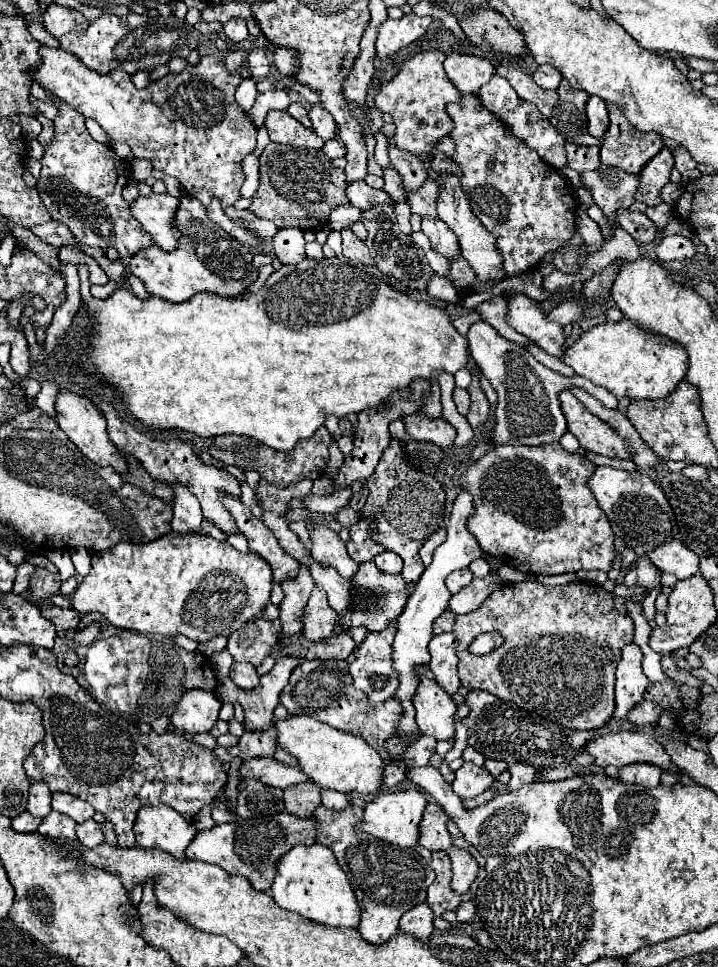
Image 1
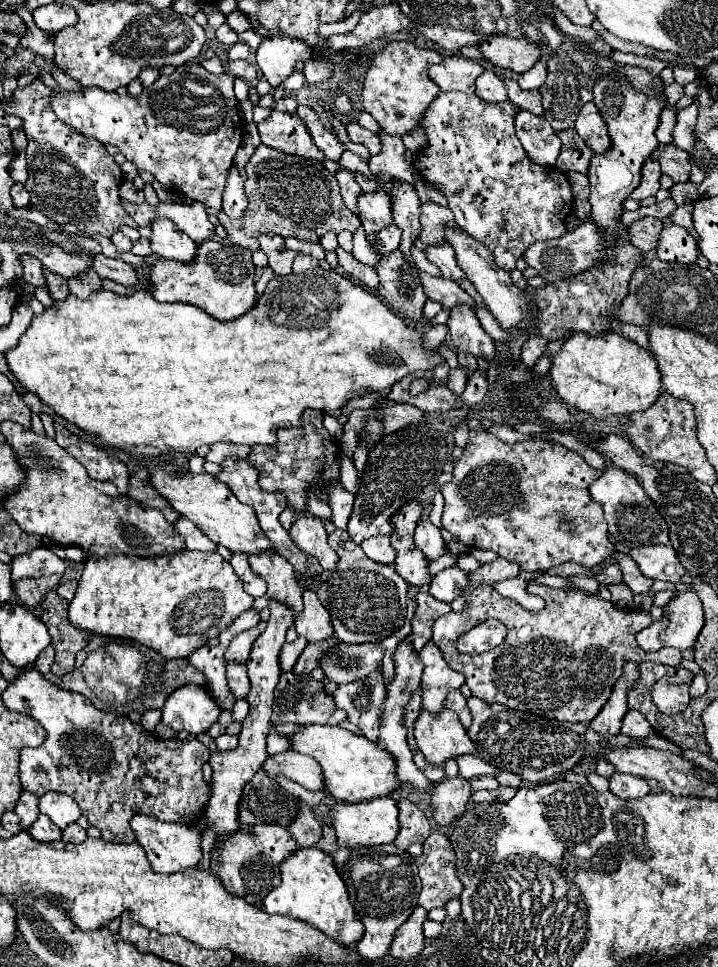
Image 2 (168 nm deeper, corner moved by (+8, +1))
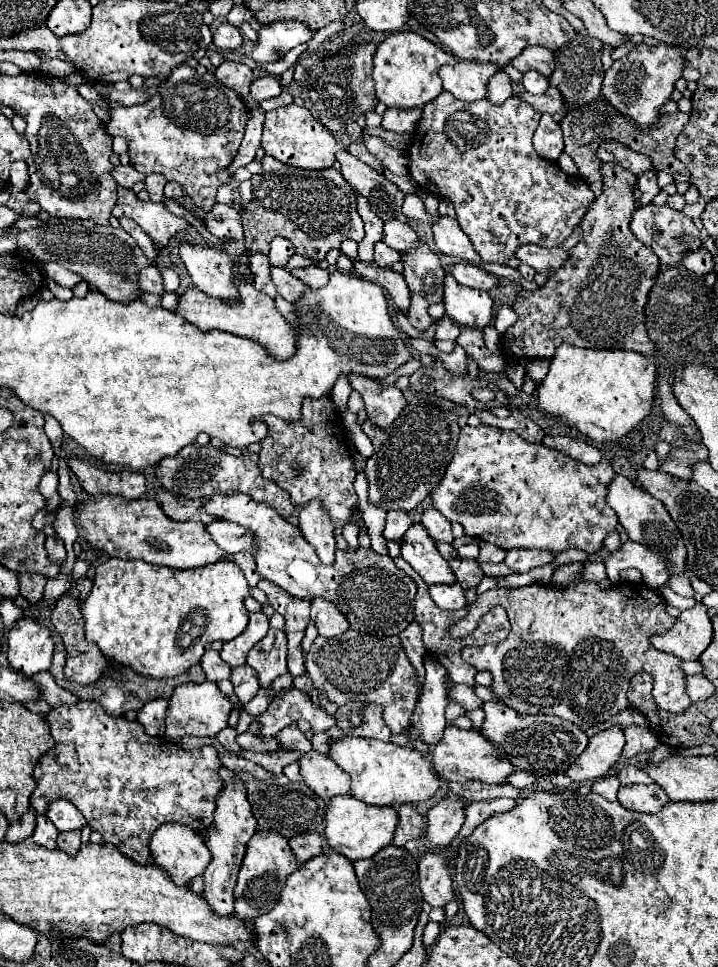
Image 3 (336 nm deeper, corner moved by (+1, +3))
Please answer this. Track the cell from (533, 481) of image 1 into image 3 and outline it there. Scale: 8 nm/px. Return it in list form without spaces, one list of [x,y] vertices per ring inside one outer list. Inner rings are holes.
[[[465,426],[461,428],[453,460],[449,462],[443,480],[431,492],[431,502],[447,520],[459,522],[465,534],[487,540],[503,550],[545,548],[559,554],[569,548],[581,548],[589,554],[595,554],[603,546],[603,538],[613,532],[619,522],[617,514],[605,500],[613,476],[615,472],[605,460],[587,466],[543,444],[525,442],[511,430]]]

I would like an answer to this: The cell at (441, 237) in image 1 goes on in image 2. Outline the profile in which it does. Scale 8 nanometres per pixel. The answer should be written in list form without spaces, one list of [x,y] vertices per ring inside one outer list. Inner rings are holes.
[[[430,244],[430,246],[426,246],[424,252],[426,252],[426,258],[442,270],[444,278],[452,278],[452,280],[466,278],[462,268],[456,264],[456,256],[454,256],[454,250],[450,244],[438,244],[438,246]]]

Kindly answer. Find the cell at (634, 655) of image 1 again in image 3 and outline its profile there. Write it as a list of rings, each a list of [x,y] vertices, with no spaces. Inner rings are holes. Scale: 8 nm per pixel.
[[[619,726],[603,730],[597,736],[589,738],[585,752],[567,768],[565,774],[577,782],[593,782],[597,778],[603,778],[619,760],[623,746],[625,738]]]

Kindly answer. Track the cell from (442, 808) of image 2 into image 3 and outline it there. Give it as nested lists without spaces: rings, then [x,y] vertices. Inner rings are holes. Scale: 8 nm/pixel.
[[[443,798],[427,812],[425,842],[427,850],[443,850],[459,834],[465,820],[465,810],[457,800]]]

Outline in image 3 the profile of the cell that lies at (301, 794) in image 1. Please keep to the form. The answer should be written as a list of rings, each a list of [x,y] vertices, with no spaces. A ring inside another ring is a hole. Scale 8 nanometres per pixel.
[[[317,832],[311,834],[301,834],[289,840],[289,846],[295,854],[295,860],[299,866],[303,866],[303,862],[307,862],[309,858],[315,858],[321,854],[321,846],[323,846],[323,838]]]

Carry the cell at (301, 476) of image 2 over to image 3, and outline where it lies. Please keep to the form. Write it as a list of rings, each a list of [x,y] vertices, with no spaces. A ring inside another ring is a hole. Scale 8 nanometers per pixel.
[[[331,396],[319,400],[305,398],[301,408],[301,418],[293,422],[293,425],[272,414],[255,417],[253,421],[266,422],[269,427],[269,434],[261,440],[261,452],[259,452],[259,470],[263,478],[271,478],[281,488],[285,488],[291,494],[295,506],[305,506],[309,500],[321,498],[337,530],[335,532],[337,548],[343,550],[349,548],[347,542],[343,540],[343,526],[347,522],[355,522],[361,530],[367,530],[367,526],[361,518],[361,512],[357,512],[357,494],[353,488],[357,470],[349,454],[347,442],[343,438],[343,428]]]

